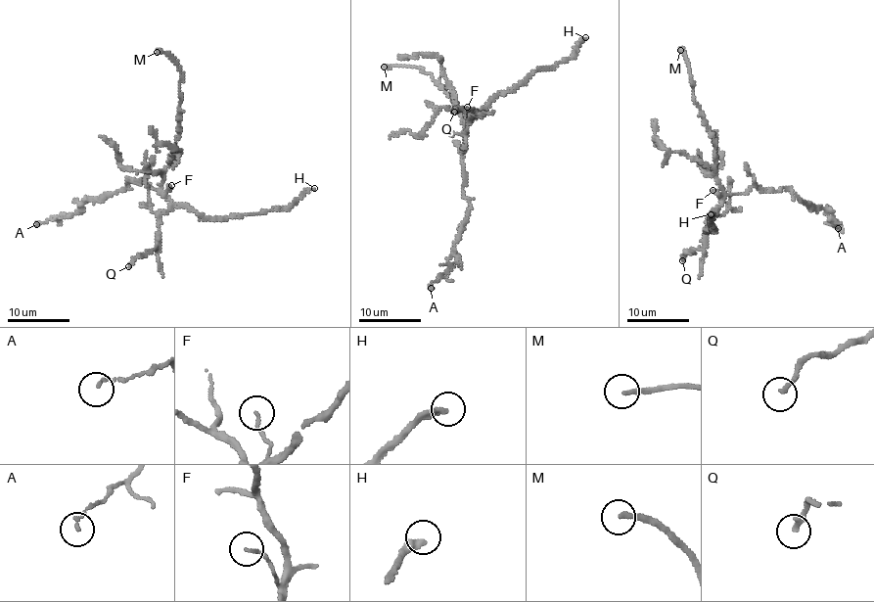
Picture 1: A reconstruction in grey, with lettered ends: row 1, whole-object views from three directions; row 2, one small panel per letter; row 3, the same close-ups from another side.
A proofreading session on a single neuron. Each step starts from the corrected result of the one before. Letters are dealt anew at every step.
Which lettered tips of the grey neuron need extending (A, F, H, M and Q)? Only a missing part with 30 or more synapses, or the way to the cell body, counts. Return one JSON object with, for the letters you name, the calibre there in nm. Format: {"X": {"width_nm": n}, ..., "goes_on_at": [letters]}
{"H": {"width_nm": 280}, "M": {"width_nm": 200}, "goes_on_at": ["H", "M"]}

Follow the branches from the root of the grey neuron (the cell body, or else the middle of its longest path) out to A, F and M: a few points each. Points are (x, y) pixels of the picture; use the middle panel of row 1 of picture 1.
A: (464, 137), (464, 194), (470, 212), (456, 241), (455, 261), (431, 288)
F: (464, 137), (464, 126), (471, 117), (467, 107)
M: (464, 137), (466, 124), (452, 98), (433, 77), (414, 66), (384, 67)

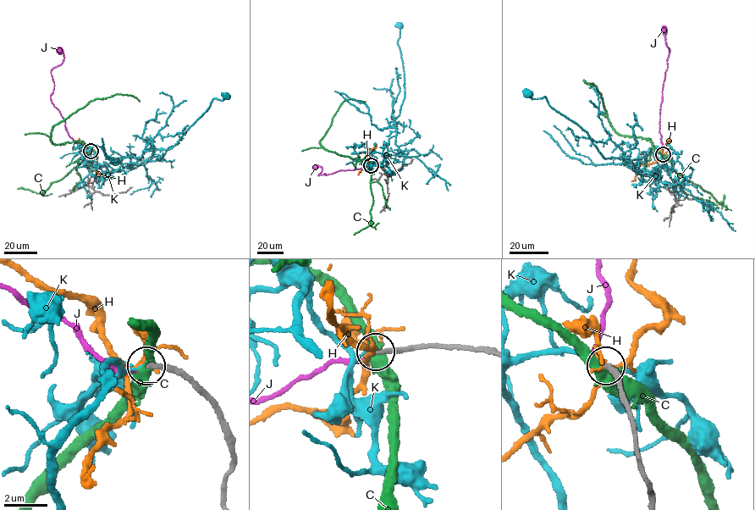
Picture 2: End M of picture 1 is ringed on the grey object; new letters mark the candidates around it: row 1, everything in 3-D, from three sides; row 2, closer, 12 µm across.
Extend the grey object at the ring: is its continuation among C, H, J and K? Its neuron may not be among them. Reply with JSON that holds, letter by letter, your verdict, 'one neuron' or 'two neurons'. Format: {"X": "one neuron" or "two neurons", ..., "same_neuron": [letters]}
{"C": "two neurons", "H": "two neurons", "J": "one neuron", "K": "two neurons", "same_neuron": ["J"]}

